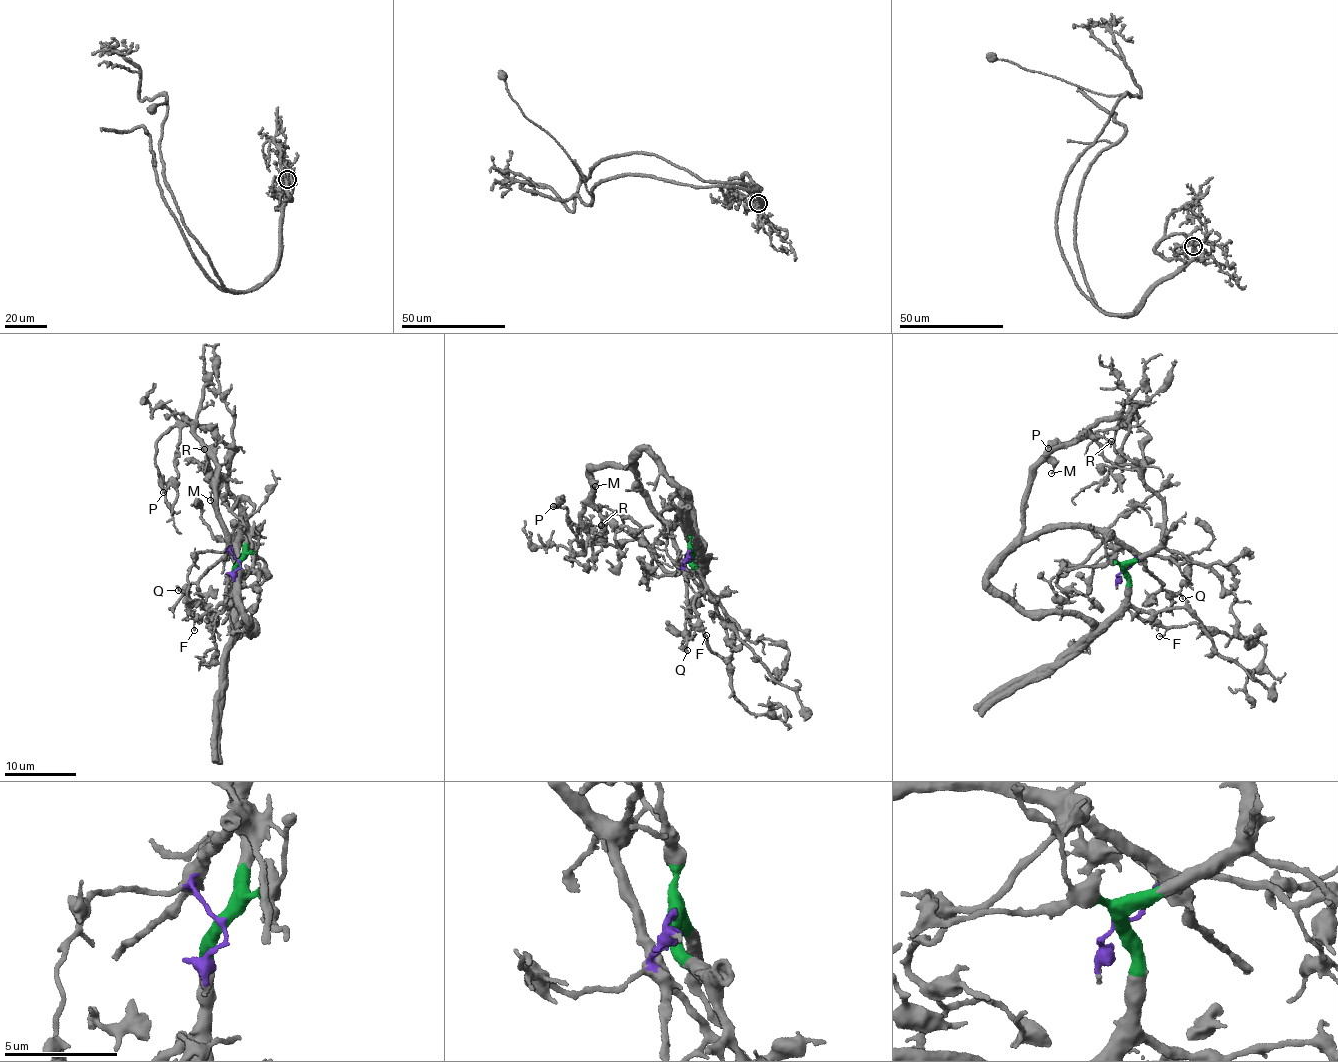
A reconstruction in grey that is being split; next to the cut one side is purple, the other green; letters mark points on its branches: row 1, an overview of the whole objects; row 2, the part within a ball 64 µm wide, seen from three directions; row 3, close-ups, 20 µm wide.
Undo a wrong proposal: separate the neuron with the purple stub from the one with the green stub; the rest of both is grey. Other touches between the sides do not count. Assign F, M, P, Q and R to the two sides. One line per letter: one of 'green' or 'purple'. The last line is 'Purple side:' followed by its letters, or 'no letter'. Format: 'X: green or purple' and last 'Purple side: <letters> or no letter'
F: green
M: purple
P: purple
Q: purple
R: purple
Purple side: M, P, Q, R

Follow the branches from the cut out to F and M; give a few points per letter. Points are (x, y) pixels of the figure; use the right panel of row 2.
F: (1121, 570), (1128, 580), (1128, 600), (1139, 611), (1134, 614), (1155, 620), (1164, 628), (1165, 632), (1159, 636)
M: (1121, 570), (1135, 555), (1099, 532), (1081, 527), (1023, 536), (1029, 475), (1045, 460), (1053, 465), (1051, 472)

